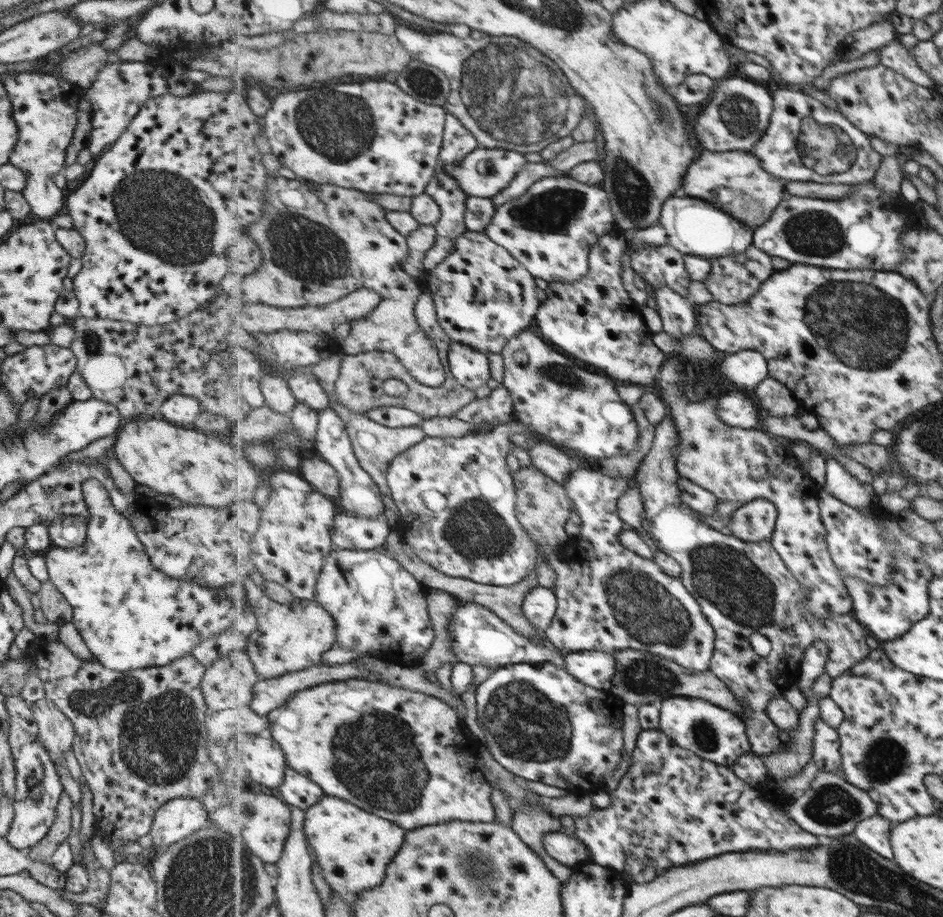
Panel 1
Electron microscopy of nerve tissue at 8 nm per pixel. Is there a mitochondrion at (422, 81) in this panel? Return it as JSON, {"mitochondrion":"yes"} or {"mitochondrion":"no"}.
{"mitochondrion":"yes"}

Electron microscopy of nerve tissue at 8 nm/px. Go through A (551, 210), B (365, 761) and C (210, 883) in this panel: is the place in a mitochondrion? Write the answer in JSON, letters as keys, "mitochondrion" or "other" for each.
{"A":"mitochondrion","B":"mitochondrion","C":"mitochondrion"}

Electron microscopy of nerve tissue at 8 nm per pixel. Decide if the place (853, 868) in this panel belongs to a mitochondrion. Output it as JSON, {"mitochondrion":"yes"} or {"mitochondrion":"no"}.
{"mitochondrion":"yes"}

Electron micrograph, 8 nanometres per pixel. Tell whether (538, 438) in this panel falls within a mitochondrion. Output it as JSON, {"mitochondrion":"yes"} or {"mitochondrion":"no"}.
{"mitochondrion":"no"}

